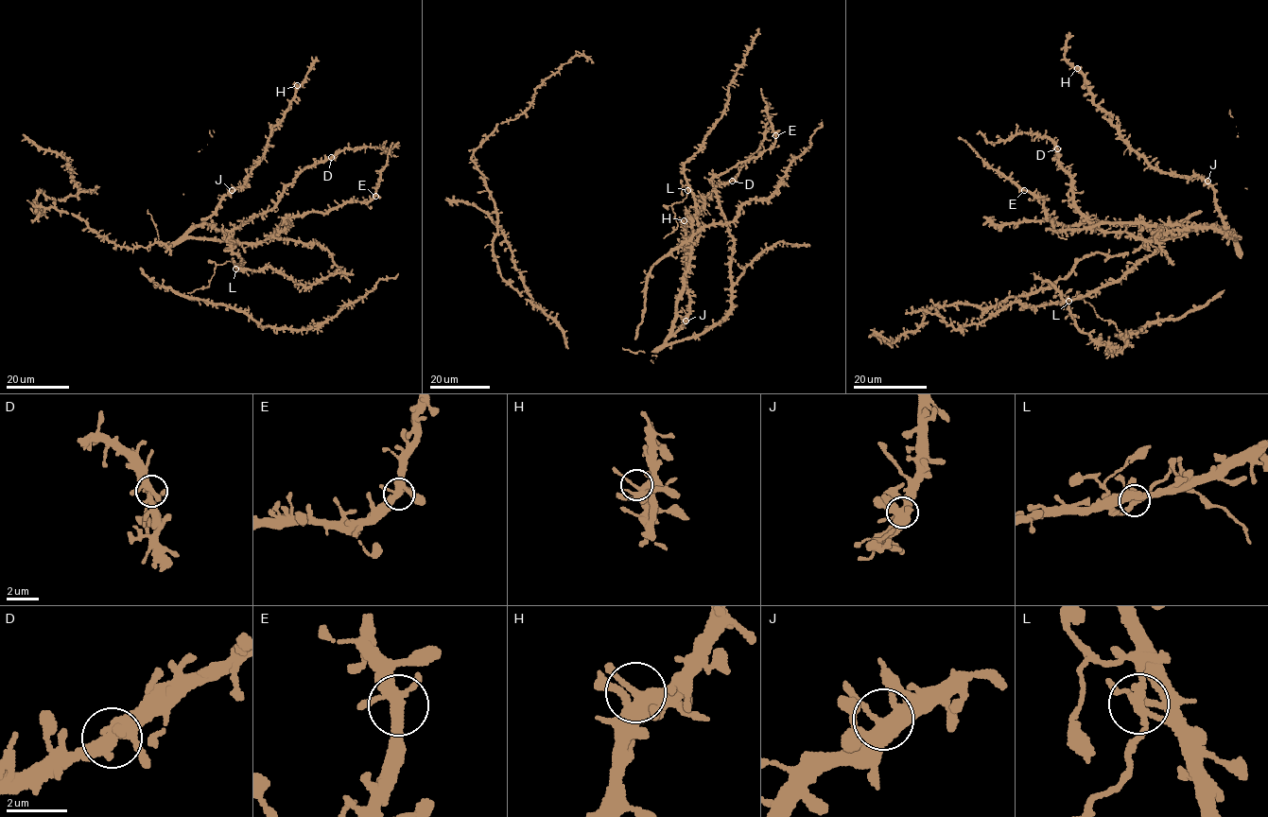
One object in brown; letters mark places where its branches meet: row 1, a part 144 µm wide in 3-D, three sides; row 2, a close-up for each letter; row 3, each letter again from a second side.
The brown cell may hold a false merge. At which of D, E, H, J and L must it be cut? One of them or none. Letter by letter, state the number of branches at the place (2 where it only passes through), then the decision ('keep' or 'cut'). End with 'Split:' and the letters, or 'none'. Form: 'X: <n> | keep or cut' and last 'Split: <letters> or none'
D: 4 | keep
E: 4 | keep
H: 3 | keep
J: 4 | keep
L: 4 | cut
Split: L

